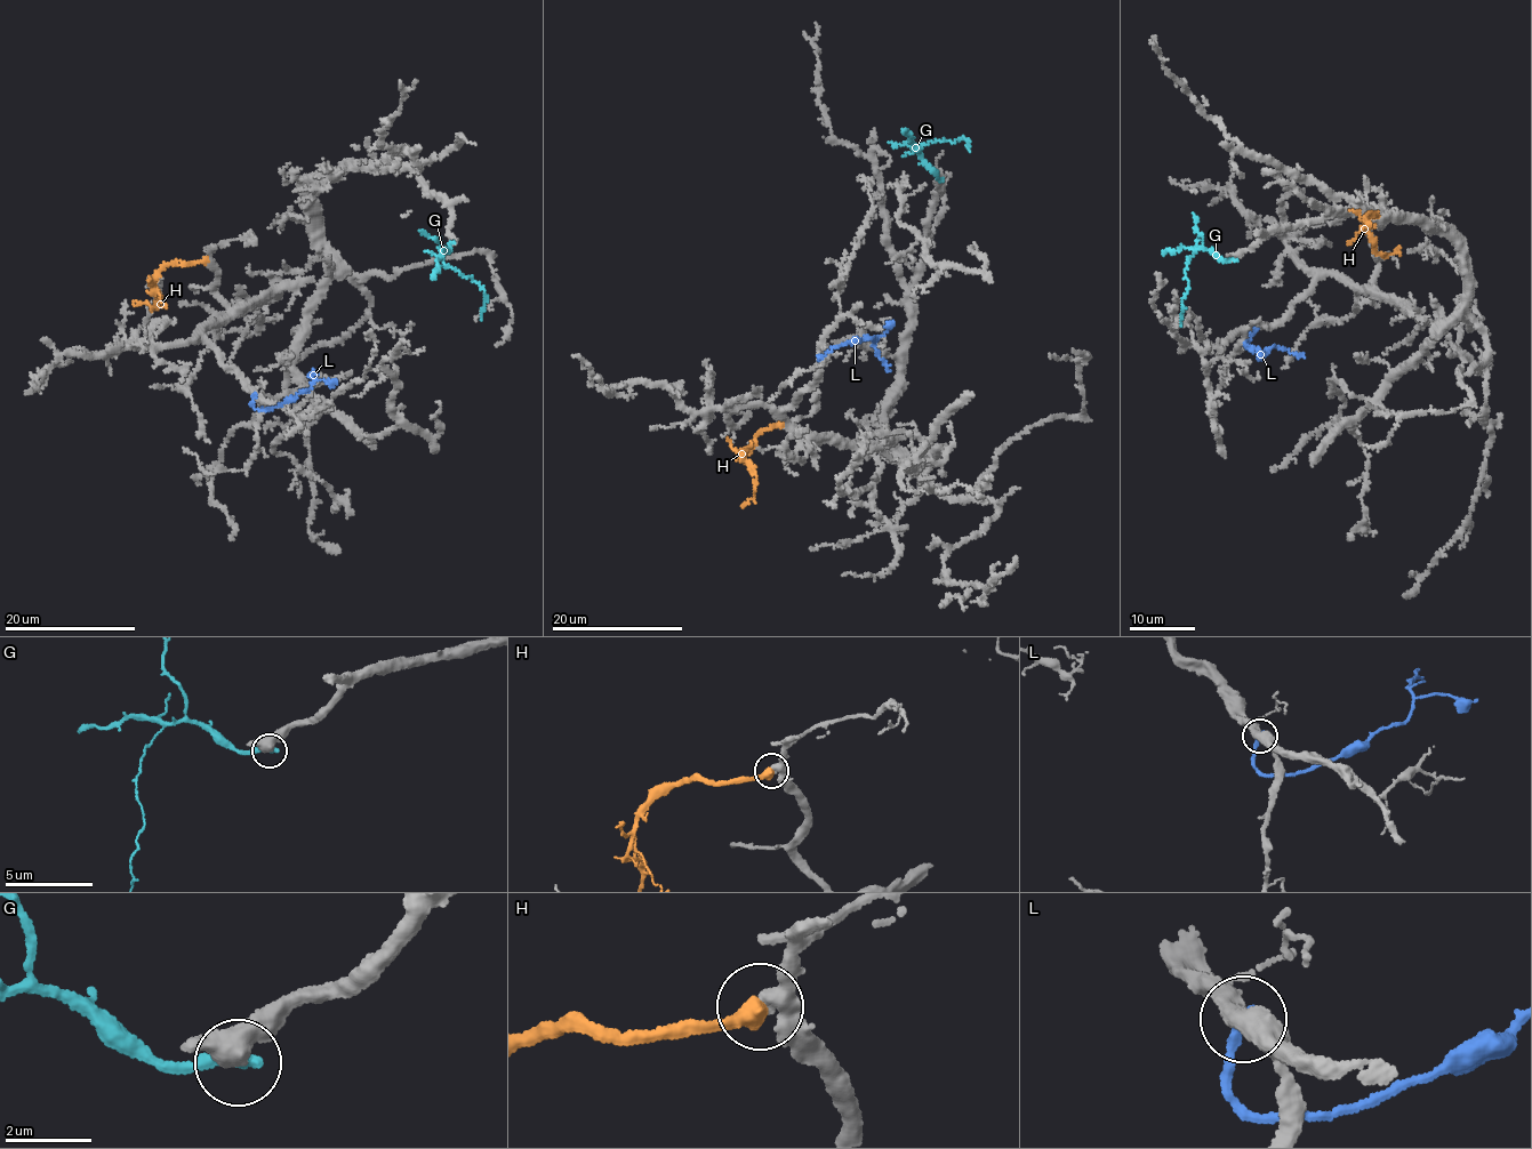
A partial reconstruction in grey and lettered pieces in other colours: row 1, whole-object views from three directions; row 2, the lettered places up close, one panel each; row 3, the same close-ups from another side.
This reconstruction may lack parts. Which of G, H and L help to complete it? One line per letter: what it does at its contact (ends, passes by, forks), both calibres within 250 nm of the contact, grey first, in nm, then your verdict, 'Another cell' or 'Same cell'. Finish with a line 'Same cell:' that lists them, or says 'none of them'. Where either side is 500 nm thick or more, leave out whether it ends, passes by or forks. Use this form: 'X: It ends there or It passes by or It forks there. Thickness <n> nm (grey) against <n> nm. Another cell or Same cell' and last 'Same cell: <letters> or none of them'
G: Thickness 500 nm (grey) against 360 nm. Another cell
H: It ends there. Thickness 400 nm (grey) against 480 nm. Same cell
L: It ends there. Thickness 440 nm (grey) against 280 nm. Another cell
Same cell: H

